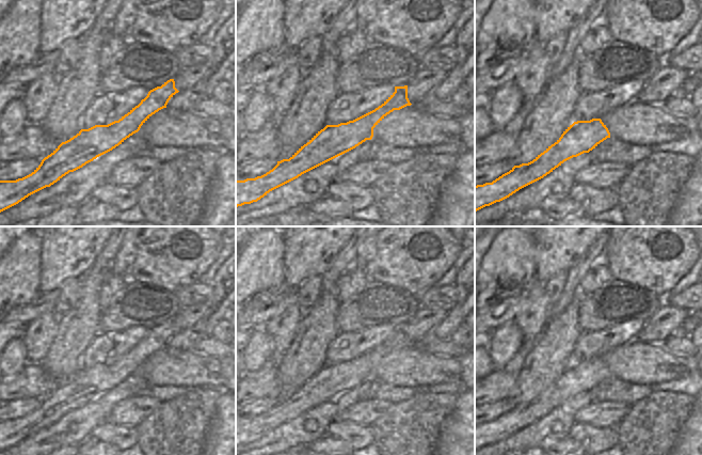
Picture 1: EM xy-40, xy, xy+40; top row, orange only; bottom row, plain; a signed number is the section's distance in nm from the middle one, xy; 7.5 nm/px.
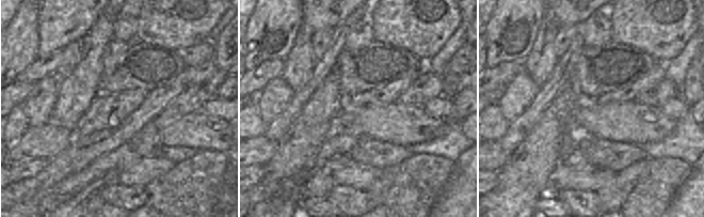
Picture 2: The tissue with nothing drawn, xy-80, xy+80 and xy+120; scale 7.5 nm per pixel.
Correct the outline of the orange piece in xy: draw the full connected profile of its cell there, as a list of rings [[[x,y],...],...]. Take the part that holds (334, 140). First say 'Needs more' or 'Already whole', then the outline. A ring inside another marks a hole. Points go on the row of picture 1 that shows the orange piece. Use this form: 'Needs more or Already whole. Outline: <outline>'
Already whole. Outline: [[[408,85],[395,87],[395,92],[374,110],[347,123],[326,125],[289,159],[277,161],[266,174],[236,181],[236,208],[257,202],[270,191],[371,140],[373,128],[387,114],[411,105]]]

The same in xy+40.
Already whole. Outline: [[[601,119],[574,122],[554,144],[538,155],[532,161],[514,166],[509,172],[492,183],[475,186],[475,211],[509,198],[520,189],[543,178],[564,161],[584,153],[589,153],[607,138],[610,138],[610,132]]]

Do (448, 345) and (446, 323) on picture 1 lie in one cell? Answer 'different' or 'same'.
different

